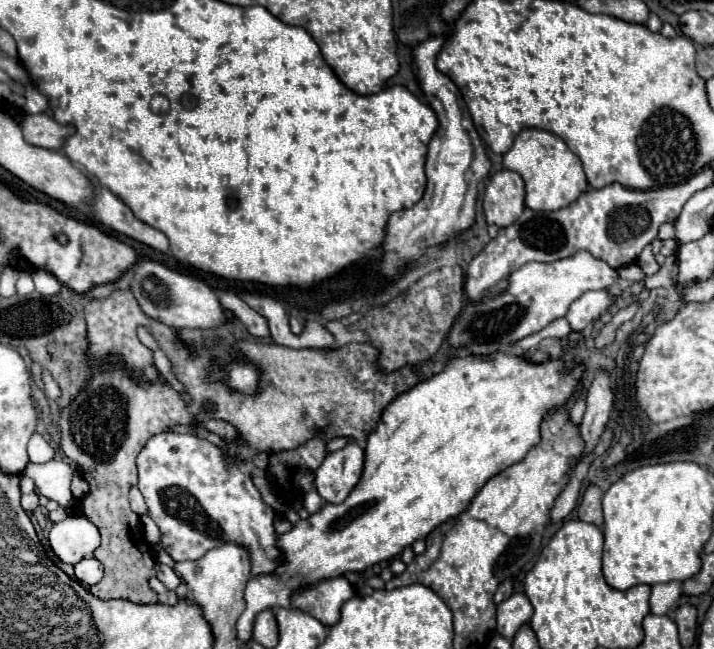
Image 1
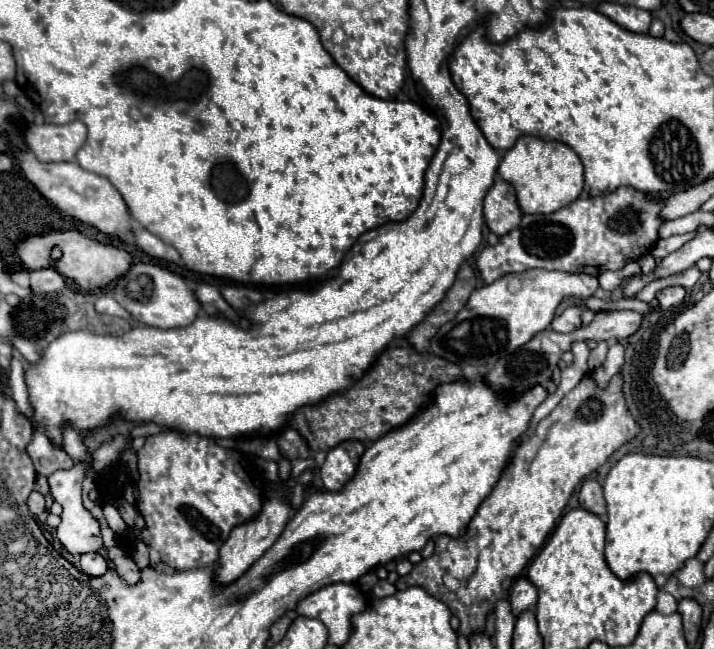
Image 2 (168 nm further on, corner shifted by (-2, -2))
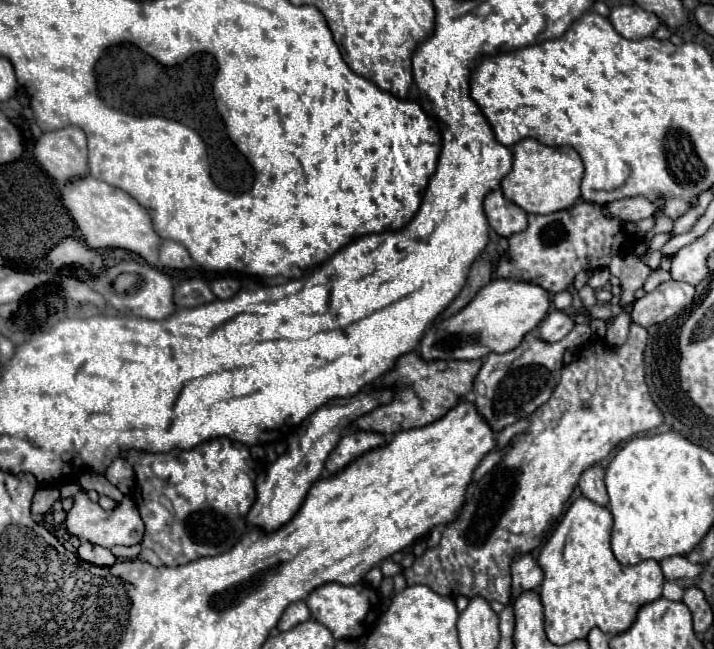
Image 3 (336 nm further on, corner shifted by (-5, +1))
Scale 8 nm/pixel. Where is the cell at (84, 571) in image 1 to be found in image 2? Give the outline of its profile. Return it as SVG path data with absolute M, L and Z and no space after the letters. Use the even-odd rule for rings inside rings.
M85 553L85 555L81 555L81 569L87 575L101 577L103 573L107 573L109 567L107 567L107 559L101 553Z

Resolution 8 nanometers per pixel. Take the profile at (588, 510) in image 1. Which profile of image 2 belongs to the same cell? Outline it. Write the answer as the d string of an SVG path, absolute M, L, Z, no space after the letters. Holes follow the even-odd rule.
M585 479L583 481L583 485L579 489L579 503L581 503L583 509L587 509L587 511L591 511L591 513L595 513L599 517L607 515L603 489L595 479Z

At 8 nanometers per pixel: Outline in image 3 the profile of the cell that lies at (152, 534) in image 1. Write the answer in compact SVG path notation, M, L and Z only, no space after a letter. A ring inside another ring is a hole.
M78 482L60 486L60 496L72 500L72 508L66 512L66 522L64 522L68 534L72 534L80 540L88 540L90 544L104 546L104 548L140 544L140 540L144 536L144 522L136 510L136 504L130 498L124 498L114 510L106 512L88 498L86 490Z

